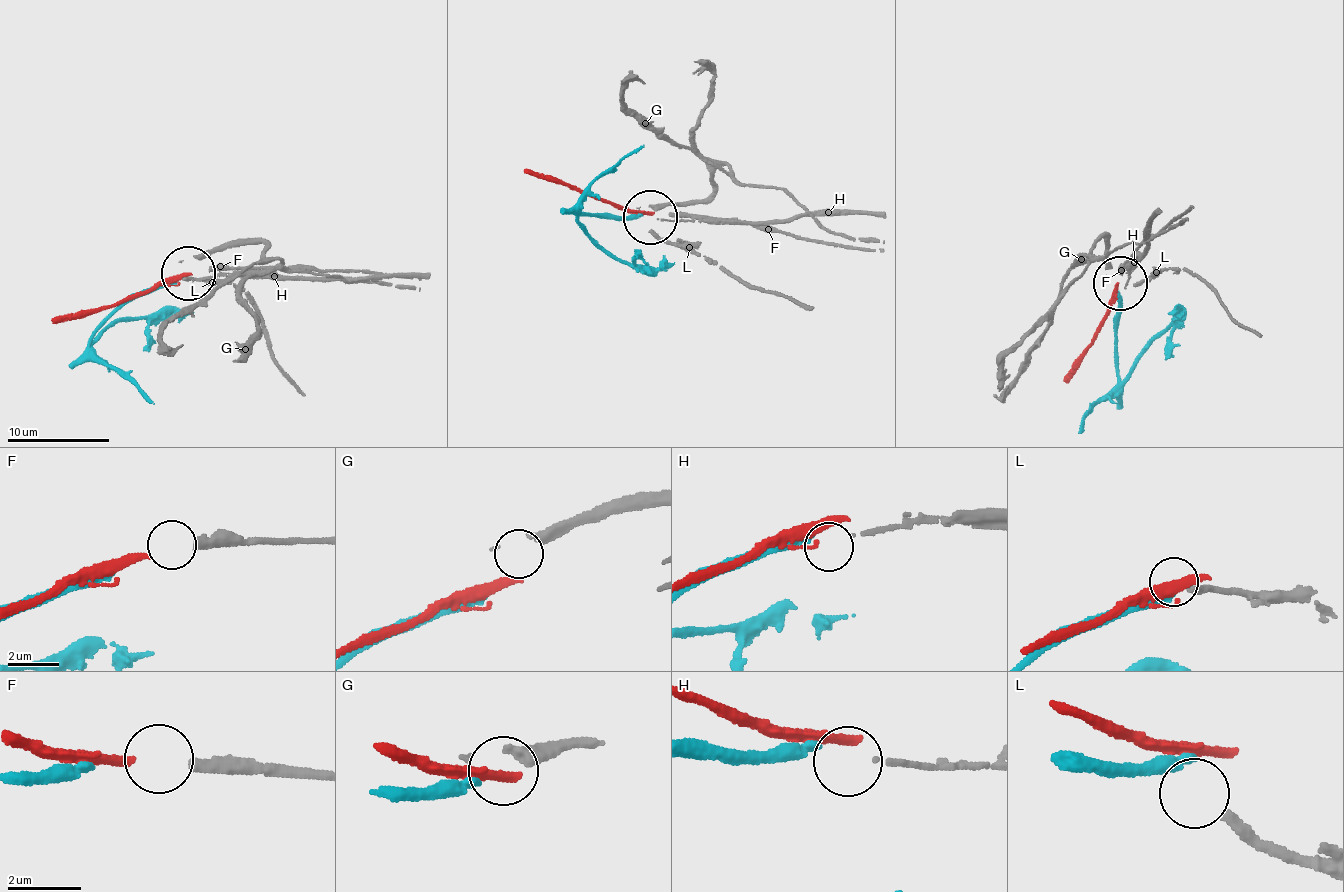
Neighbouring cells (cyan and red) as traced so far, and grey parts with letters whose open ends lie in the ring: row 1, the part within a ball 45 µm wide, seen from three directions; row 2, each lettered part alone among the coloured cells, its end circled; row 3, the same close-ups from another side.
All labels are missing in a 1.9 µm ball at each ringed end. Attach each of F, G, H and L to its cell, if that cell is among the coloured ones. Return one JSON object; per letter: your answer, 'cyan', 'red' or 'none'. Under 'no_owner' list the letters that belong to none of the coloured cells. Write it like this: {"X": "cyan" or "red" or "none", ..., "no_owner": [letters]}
{"F": "red", "G": "none", "H": "none", "L": "none", "no_owner": ["G", "H", "L"]}

